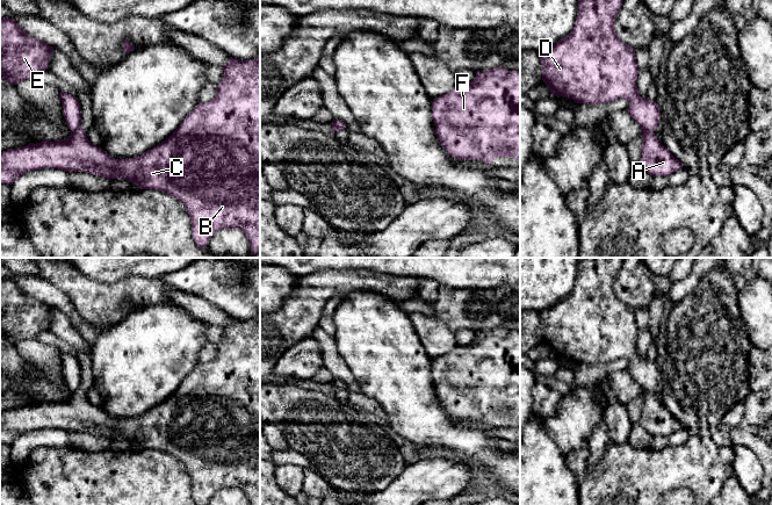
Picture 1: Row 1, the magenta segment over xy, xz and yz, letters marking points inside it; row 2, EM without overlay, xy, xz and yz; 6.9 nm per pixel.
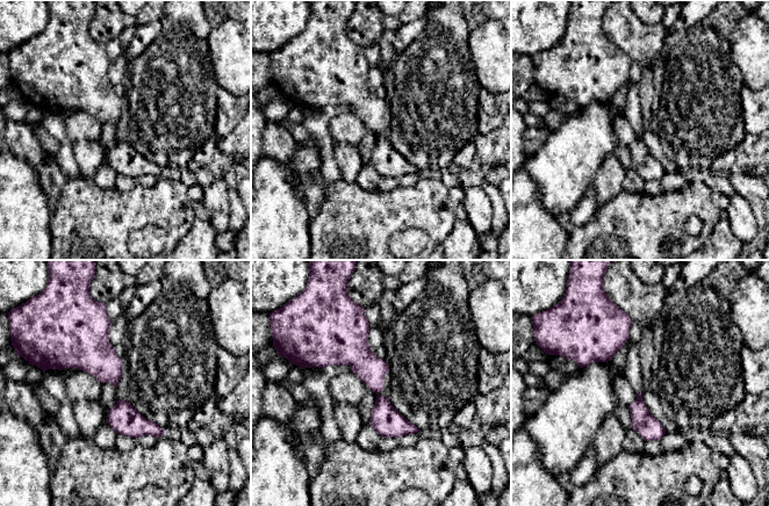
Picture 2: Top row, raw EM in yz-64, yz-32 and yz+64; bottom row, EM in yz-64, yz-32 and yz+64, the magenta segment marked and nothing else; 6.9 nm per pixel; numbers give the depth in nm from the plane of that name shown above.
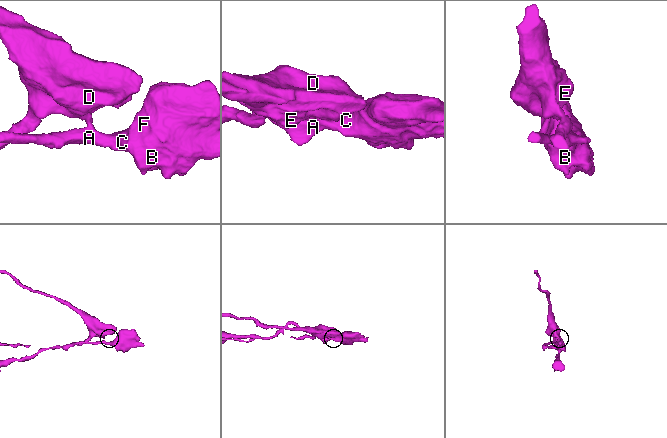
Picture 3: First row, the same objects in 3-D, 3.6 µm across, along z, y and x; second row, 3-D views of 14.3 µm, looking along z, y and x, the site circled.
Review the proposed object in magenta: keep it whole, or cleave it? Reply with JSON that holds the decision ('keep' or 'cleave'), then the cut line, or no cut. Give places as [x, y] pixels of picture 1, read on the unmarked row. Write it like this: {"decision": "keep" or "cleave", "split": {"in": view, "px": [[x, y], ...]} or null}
{"decision": "cleave", "split": {"in": "yz", "px": [[642, 389], [653, 392]]}}

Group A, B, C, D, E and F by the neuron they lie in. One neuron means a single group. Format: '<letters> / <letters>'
A B C F / D E

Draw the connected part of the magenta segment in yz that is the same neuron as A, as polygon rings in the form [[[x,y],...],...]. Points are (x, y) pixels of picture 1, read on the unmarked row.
[[[642,390],[640,424],[651,437],[669,437],[681,430],[684,425],[664,407],[654,392]]]

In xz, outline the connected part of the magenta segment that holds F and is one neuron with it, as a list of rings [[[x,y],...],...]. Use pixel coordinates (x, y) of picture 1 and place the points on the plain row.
[[[493,327],[477,332],[470,344],[433,359],[432,376],[436,399],[453,418],[486,424],[498,417],[520,420],[520,331]]]

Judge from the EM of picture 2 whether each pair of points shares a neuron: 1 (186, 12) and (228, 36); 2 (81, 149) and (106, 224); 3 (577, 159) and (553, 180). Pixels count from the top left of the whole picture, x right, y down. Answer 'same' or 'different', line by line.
1: different
2: different
3: same

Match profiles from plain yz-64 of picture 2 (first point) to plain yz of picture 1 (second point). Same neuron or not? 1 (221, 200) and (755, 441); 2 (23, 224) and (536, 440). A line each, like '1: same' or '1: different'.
1: different
2: same

